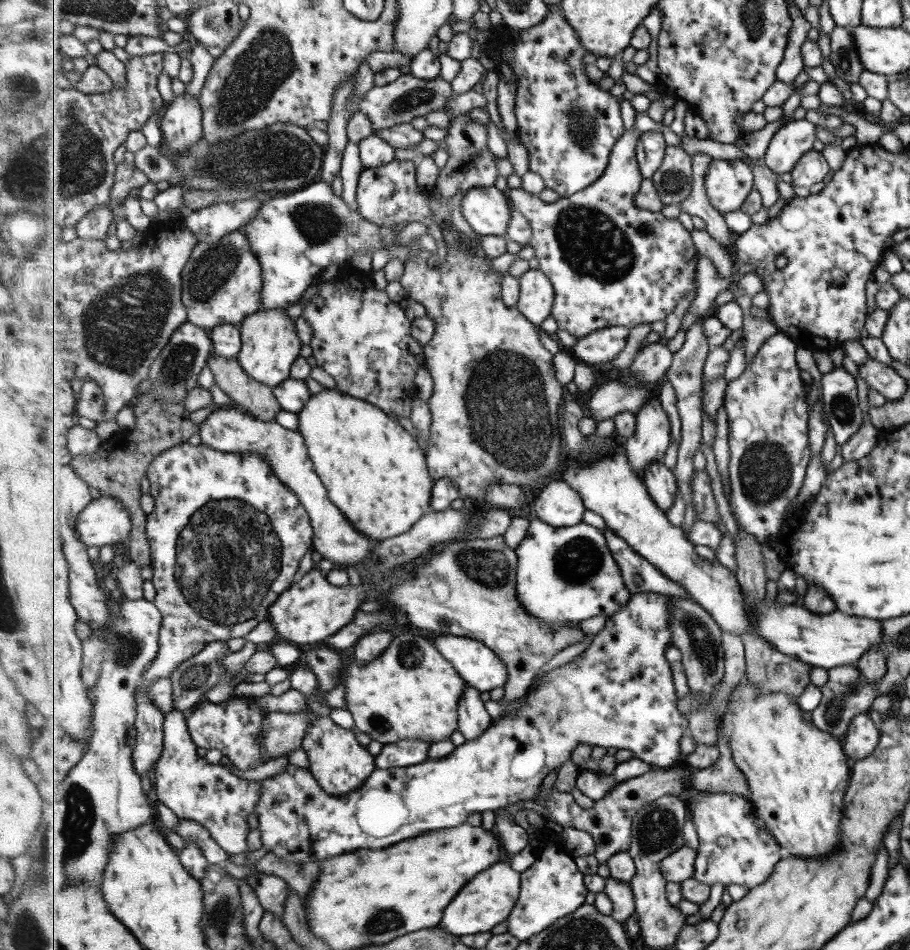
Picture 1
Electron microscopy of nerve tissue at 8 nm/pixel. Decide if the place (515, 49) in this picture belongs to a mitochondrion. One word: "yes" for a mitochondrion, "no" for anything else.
no

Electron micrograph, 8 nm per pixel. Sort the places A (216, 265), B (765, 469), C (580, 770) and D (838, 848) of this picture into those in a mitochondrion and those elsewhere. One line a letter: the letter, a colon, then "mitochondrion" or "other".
A: mitochondrion
B: mitochondrion
C: other
D: other

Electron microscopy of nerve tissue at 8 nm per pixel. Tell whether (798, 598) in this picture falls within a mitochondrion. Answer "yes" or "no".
no

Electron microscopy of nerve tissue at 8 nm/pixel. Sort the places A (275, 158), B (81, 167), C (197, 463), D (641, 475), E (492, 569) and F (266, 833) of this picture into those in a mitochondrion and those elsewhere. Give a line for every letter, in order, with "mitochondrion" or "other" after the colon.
A: mitochondrion
B: mitochondrion
C: other
D: other
E: mitochondrion
F: other

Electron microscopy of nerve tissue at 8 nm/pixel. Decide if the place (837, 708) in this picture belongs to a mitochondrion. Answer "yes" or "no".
yes

